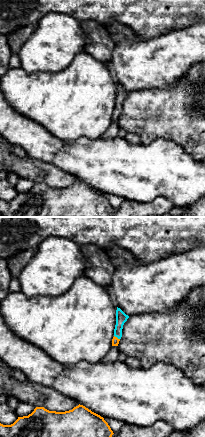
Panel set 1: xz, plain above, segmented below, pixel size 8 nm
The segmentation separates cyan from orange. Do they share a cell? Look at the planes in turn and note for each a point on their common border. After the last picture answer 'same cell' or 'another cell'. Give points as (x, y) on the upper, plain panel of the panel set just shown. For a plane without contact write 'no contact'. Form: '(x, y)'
(117, 113)

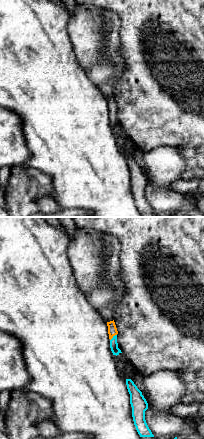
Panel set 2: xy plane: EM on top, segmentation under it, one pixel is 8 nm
(113, 113)

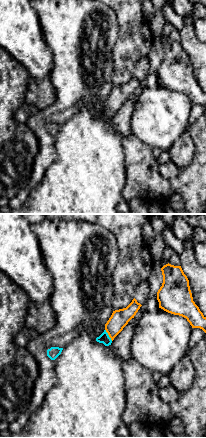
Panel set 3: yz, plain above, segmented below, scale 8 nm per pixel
(108, 111)

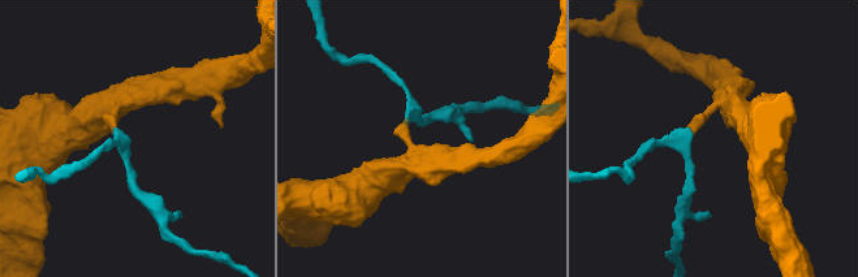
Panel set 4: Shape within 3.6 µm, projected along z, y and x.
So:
same cell

